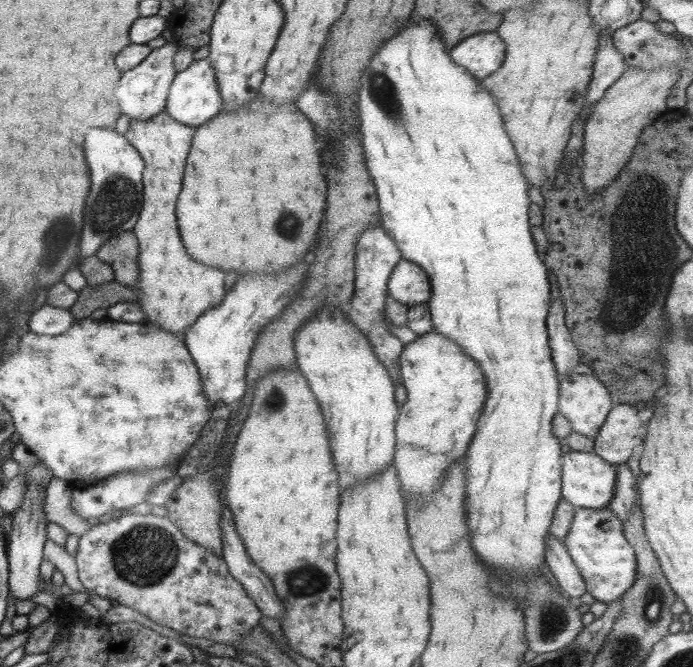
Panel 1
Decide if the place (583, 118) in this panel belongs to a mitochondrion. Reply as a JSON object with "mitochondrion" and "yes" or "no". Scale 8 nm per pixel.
{"mitochondrion":"no"}

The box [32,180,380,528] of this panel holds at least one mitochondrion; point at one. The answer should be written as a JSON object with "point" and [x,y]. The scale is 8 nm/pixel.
{"point":[57,243]}

